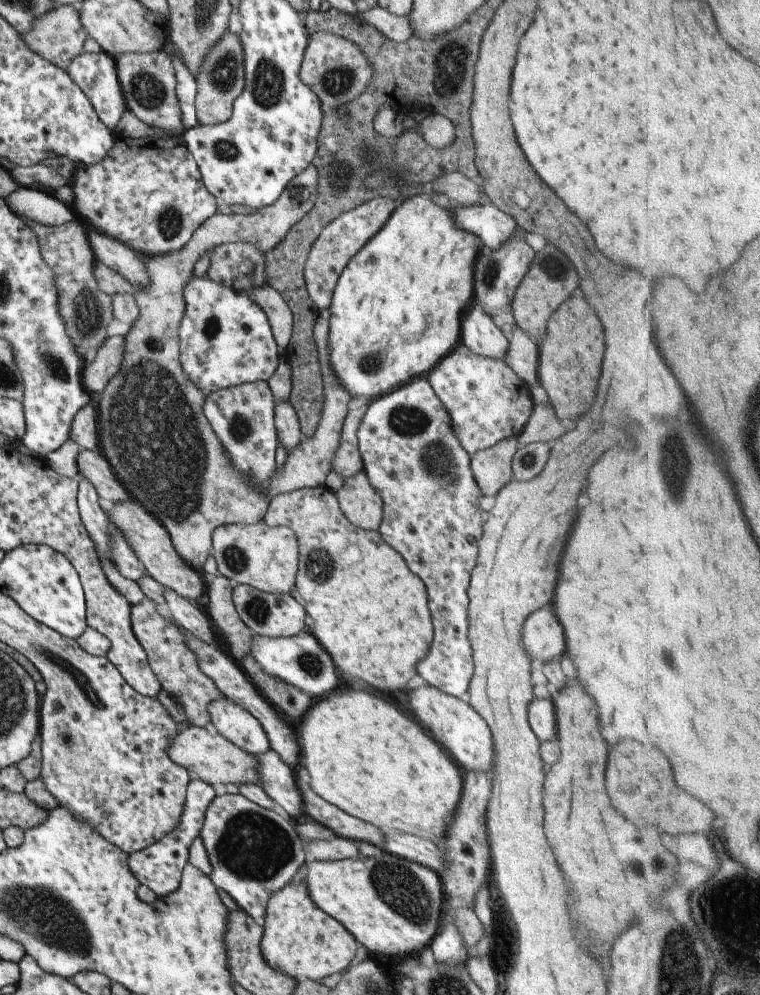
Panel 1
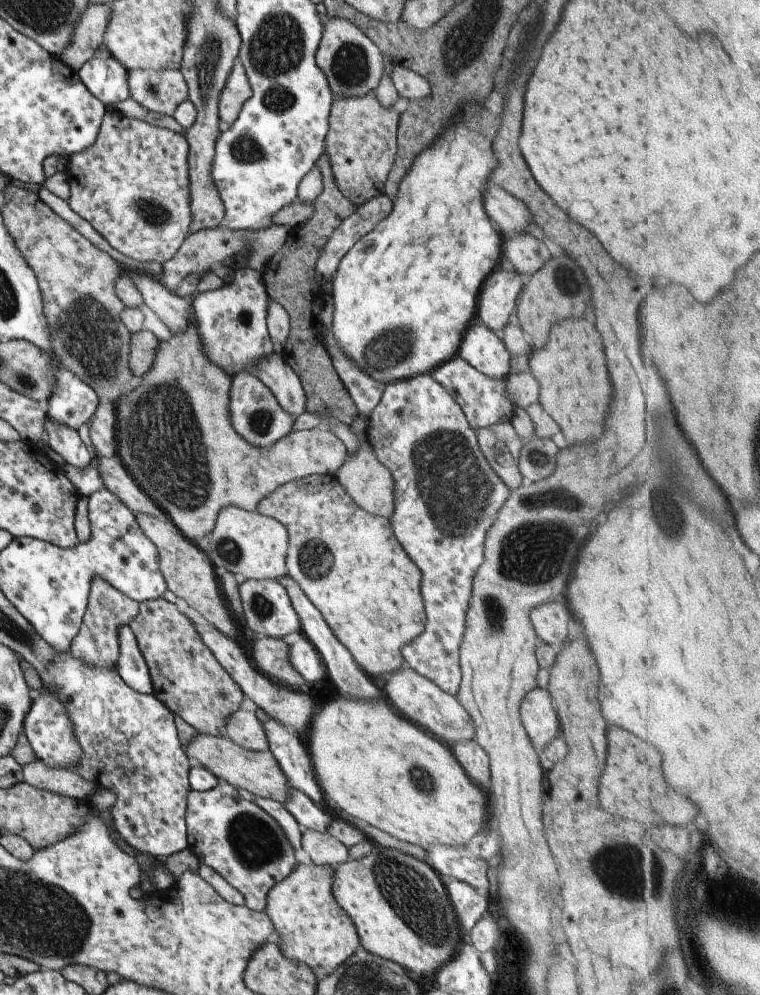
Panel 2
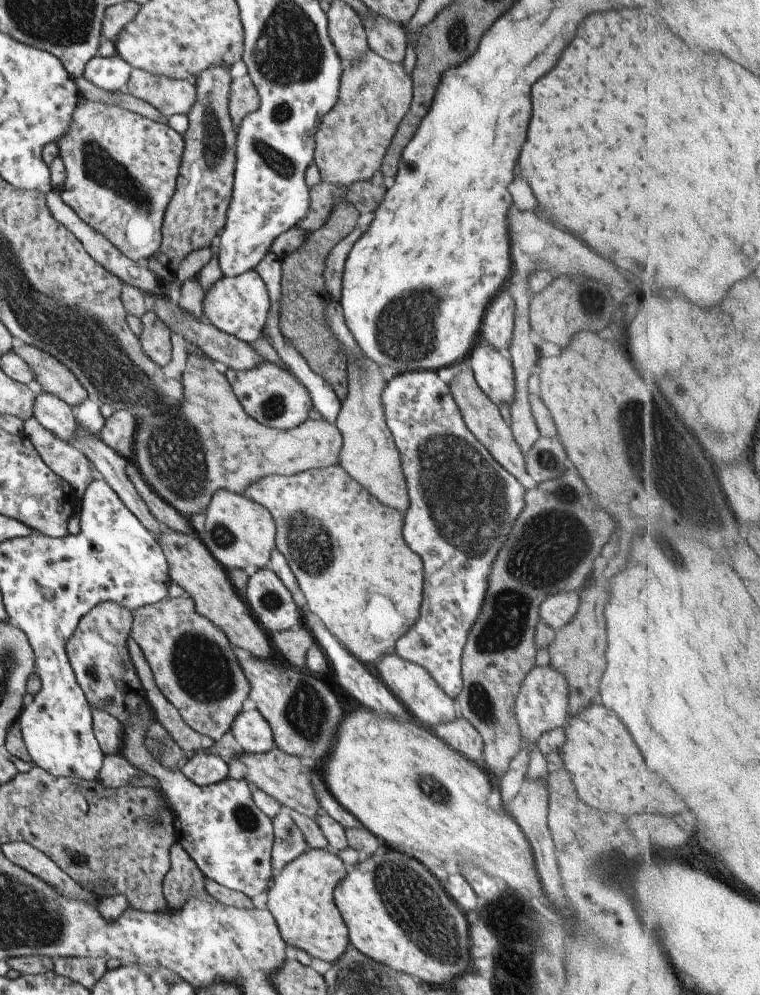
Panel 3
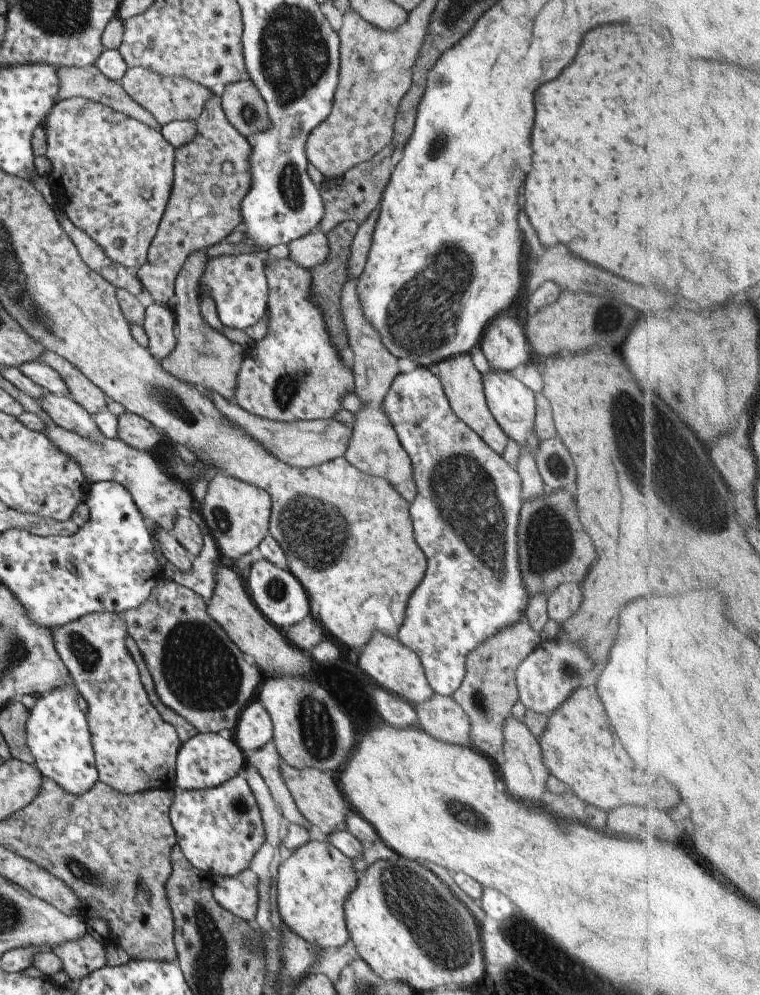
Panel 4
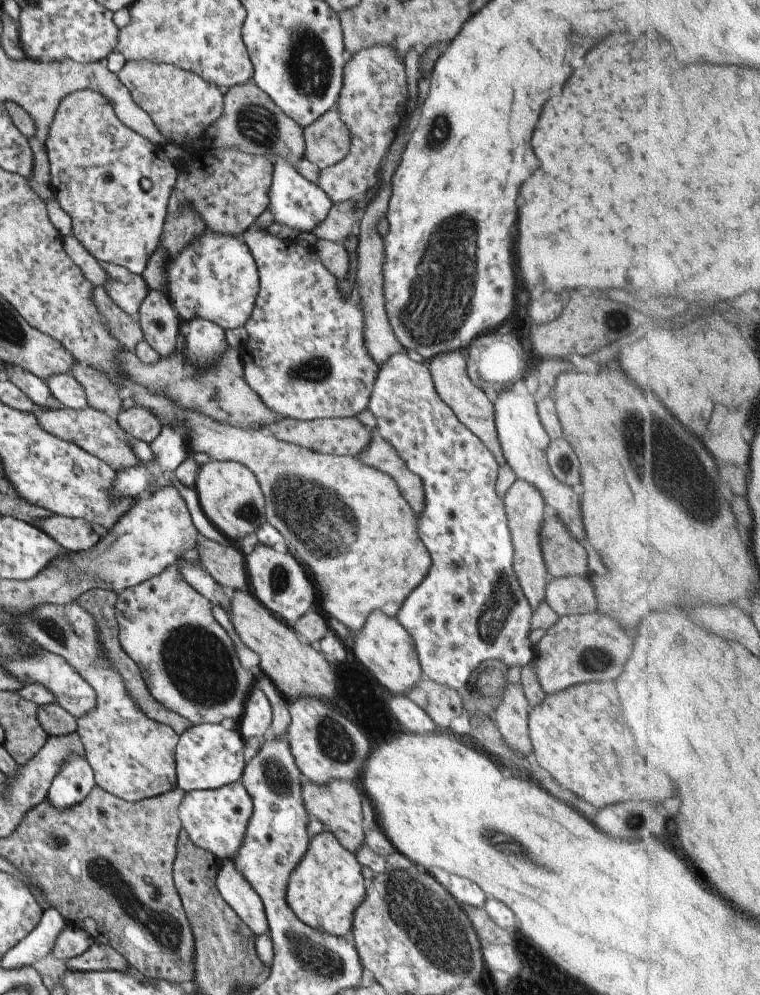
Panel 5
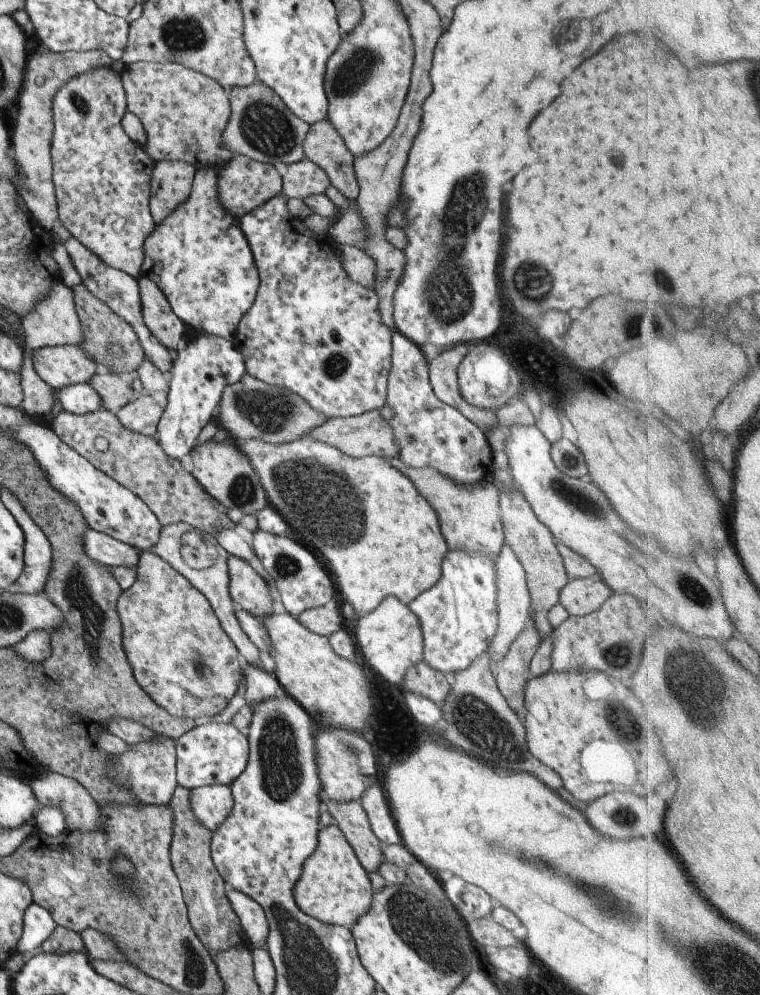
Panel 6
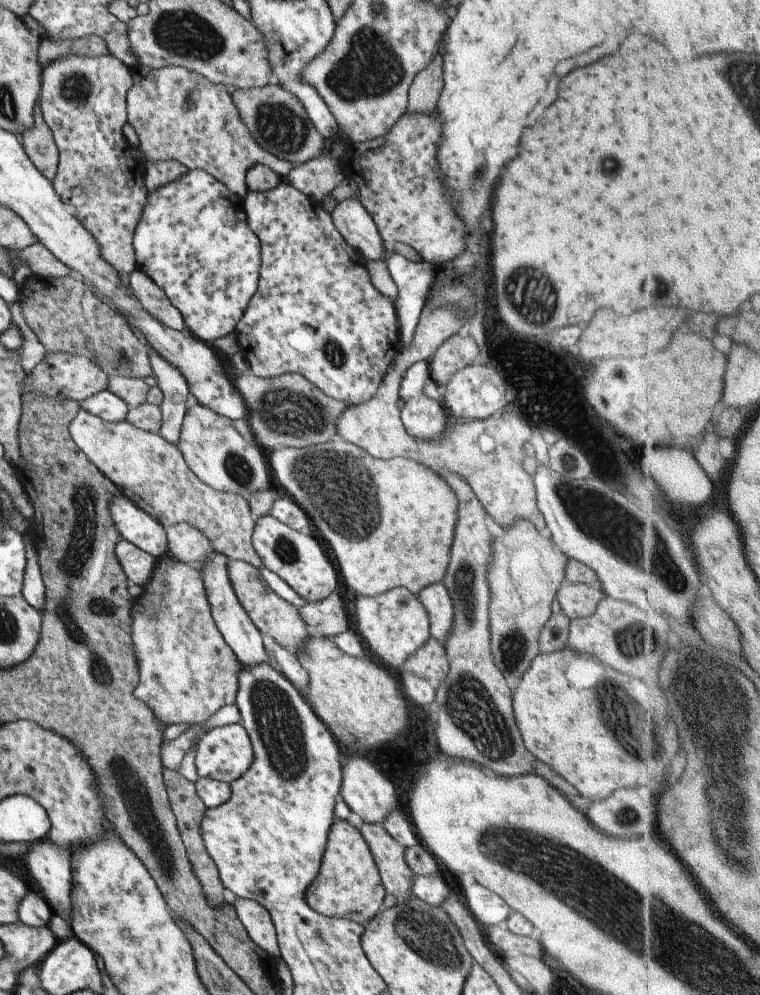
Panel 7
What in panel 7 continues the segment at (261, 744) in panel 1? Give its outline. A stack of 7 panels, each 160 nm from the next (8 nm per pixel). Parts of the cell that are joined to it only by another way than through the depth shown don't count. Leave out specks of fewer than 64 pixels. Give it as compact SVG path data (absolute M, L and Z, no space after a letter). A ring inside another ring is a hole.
M211 553L204 560L204 567L200 570L202 585L206 594L207 602L210 606L210 613L215 626L219 629L223 640L234 652L237 660L243 665L267 663L265 652L263 651L263 635L253 626L248 619L247 613L240 607L239 601L233 592L227 571L226 556L221 553Z

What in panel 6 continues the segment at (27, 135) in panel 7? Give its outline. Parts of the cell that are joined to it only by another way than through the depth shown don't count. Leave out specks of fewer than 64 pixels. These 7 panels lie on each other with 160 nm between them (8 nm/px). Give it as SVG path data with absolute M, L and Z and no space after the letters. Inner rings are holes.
M34 45L28 52L24 64L24 79L17 100L18 123L13 126L13 130L10 130L10 155L14 157L18 164L16 192L25 203L34 224L39 225L39 228L44 231L51 230L58 218L50 157L50 138L53 128L52 112L50 111L52 96L72 76L95 67L109 67L112 62L107 53L99 49L54 53L39 45Z

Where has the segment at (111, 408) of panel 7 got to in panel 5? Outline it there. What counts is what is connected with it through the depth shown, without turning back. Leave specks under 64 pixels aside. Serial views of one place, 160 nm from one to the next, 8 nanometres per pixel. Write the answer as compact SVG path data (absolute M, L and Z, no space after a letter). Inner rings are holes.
M70 374L50 376L45 383L58 406L73 410L88 406L84 388Z

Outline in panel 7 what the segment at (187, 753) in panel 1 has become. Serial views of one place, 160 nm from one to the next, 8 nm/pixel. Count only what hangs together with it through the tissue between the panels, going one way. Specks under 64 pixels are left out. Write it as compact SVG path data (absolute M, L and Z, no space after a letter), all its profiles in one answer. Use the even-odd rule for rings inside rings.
M364 822L360 828L356 828L356 831L360 832L360 835L365 839L365 842L369 847L386 894L395 897L397 903L402 903L403 901L410 899L407 897L407 894L411 892L410 888L412 887L411 882L414 879L414 874L411 872L411 869L407 866L407 863L403 858L404 848L400 844L397 844L391 836L388 836L381 825Z

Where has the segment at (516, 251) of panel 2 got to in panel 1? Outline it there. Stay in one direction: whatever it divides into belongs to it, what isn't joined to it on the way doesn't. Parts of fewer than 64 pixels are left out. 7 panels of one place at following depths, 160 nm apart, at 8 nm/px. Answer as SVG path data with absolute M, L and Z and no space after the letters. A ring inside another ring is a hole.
M489 202L473 205L471 208L455 208L453 222L459 228L473 232L481 240L481 244L492 251L496 251L518 231L516 222Z

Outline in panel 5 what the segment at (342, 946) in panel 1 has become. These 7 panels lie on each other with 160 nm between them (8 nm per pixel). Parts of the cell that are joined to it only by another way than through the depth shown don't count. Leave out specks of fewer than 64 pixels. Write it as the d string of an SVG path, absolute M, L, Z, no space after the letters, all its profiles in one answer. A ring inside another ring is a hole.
M327 830L310 837L303 856L290 872L285 900L293 914L308 927L344 937L352 930L354 910L366 887L358 860Z

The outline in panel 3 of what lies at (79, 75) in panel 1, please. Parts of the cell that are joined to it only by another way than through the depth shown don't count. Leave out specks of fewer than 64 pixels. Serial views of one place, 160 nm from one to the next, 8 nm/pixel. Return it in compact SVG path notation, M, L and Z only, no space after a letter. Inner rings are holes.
M117 53L108 57L97 54L85 64L82 75L104 91L125 89L132 68Z

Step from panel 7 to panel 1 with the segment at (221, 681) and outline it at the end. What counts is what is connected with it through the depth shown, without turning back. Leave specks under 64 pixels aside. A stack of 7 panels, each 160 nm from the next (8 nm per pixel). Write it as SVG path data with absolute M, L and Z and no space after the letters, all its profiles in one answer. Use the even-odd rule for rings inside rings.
M143 599L130 610L132 632L145 651L149 668L159 681L160 688L168 693L182 708L186 720L194 727L210 728L208 706L223 696L214 682L198 665L198 658L188 647L180 627L155 603Z

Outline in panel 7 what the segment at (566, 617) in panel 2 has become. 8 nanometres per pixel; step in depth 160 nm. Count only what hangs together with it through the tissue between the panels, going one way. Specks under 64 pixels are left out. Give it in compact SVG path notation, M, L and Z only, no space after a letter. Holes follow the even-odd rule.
M564 583L556 592L560 610L569 619L591 615L605 597L598 585Z

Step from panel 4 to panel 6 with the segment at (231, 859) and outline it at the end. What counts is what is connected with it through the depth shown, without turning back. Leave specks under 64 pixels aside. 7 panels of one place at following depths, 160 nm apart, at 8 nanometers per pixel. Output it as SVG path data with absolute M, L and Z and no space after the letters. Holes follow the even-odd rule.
M205 785L190 790L189 802L195 818L211 834L230 814L234 800L228 786Z

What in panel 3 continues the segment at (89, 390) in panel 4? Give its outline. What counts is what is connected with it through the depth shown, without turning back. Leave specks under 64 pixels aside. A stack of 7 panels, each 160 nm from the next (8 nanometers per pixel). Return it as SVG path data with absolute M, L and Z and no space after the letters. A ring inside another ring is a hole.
M25 345L12 351L20 356L32 368L34 380L31 387L57 396L66 405L75 407L88 398L84 386L76 380L75 375L54 356L39 350L33 345Z

